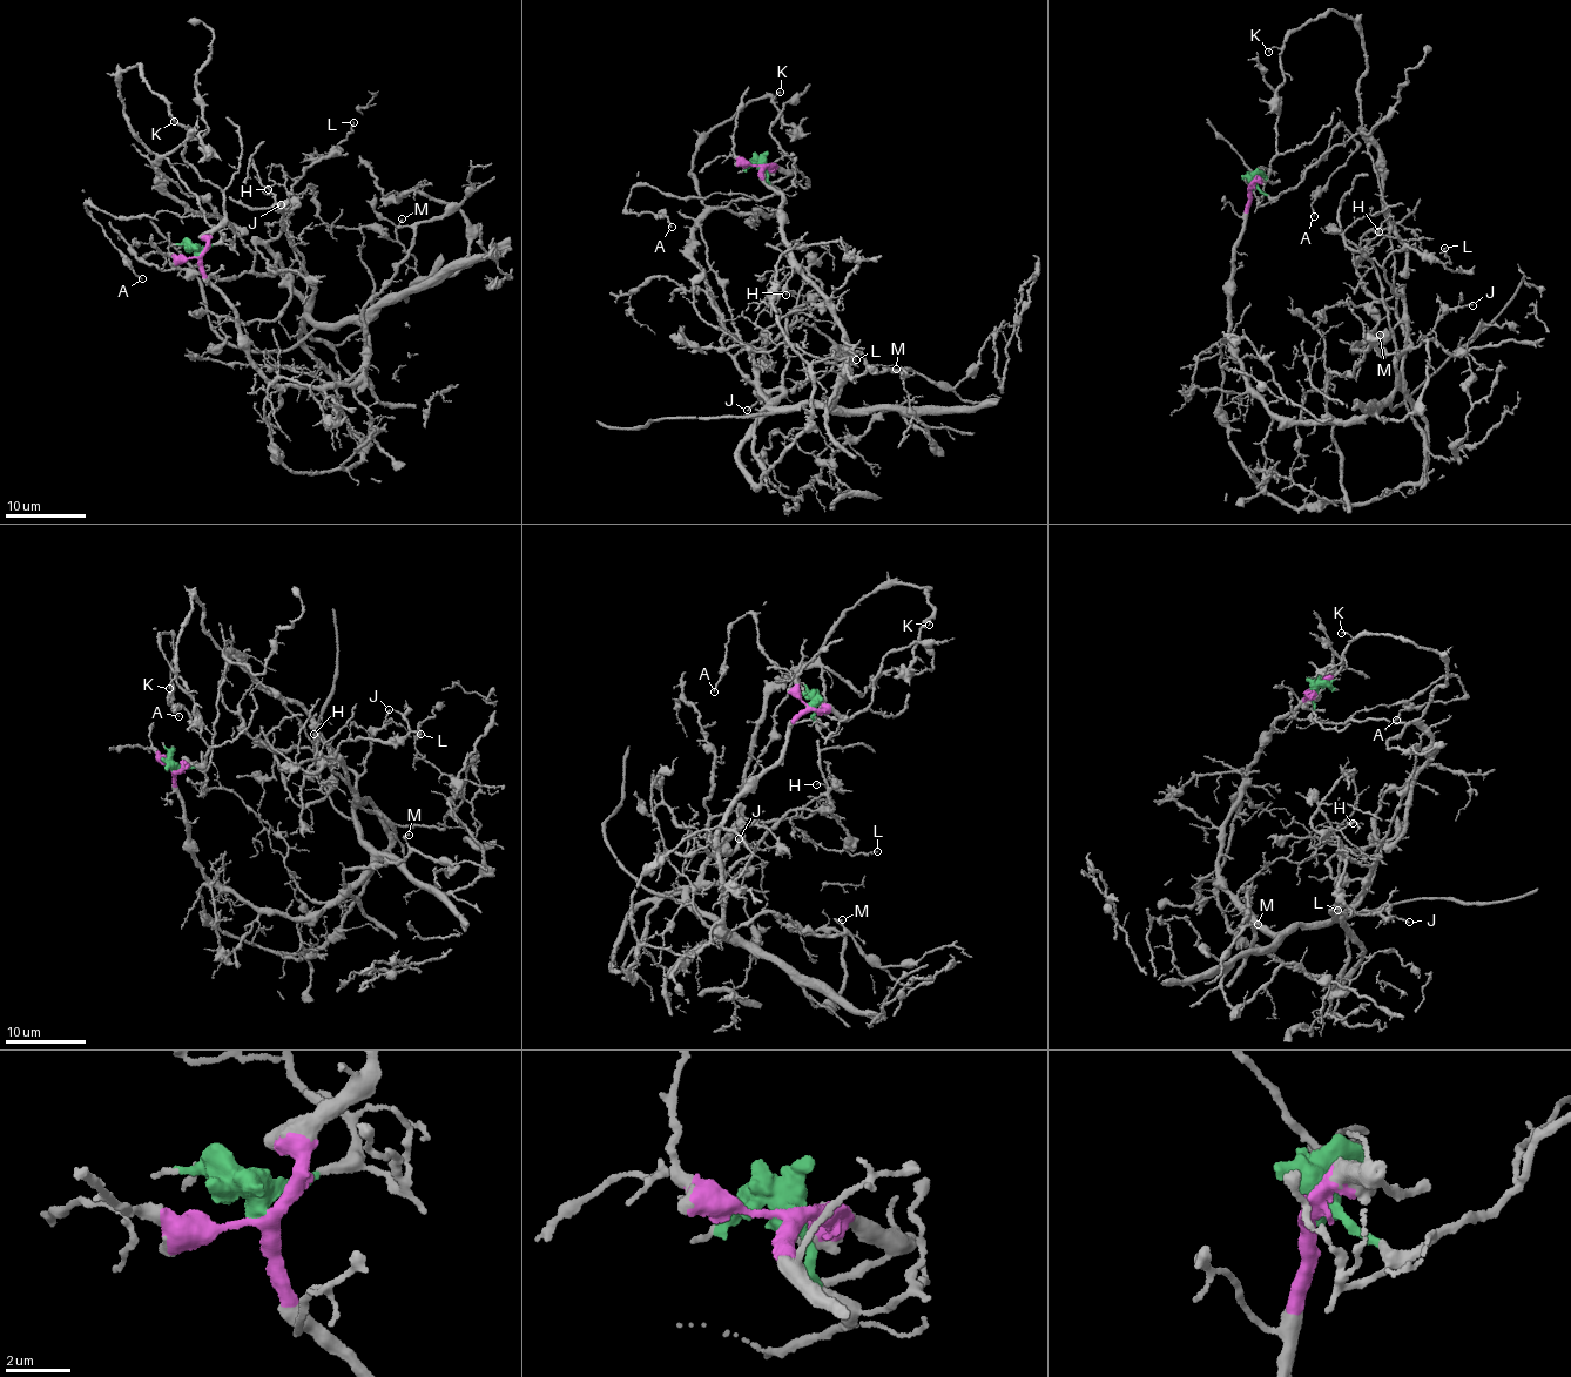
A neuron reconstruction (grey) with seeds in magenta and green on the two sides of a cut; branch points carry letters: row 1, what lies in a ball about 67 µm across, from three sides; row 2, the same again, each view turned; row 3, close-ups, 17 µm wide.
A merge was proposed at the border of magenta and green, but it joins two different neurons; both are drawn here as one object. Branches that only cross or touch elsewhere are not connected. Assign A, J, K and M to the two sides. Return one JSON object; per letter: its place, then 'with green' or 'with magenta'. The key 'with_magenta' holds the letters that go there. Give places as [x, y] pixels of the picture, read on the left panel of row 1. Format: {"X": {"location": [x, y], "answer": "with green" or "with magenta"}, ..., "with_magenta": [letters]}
{"A": {"location": [142, 278], "answer": "with green"}, "J": {"location": [281, 204], "answer": "with magenta"}, "K": {"location": [174, 121], "answer": "with green"}, "M": {"location": [402, 218], "answer": "with magenta"}, "with_magenta": ["J", "M"]}

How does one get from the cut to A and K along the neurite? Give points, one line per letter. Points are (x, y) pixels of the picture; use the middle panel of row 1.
A: (760, 166), (775, 191), (755, 198), (674, 195), (640, 183), (632, 188), (628, 213), (666, 216), (672, 227)
K: (760, 166), (775, 191), (715, 208), (706, 206), (690, 171), (703, 139), (742, 106), (781, 92)

